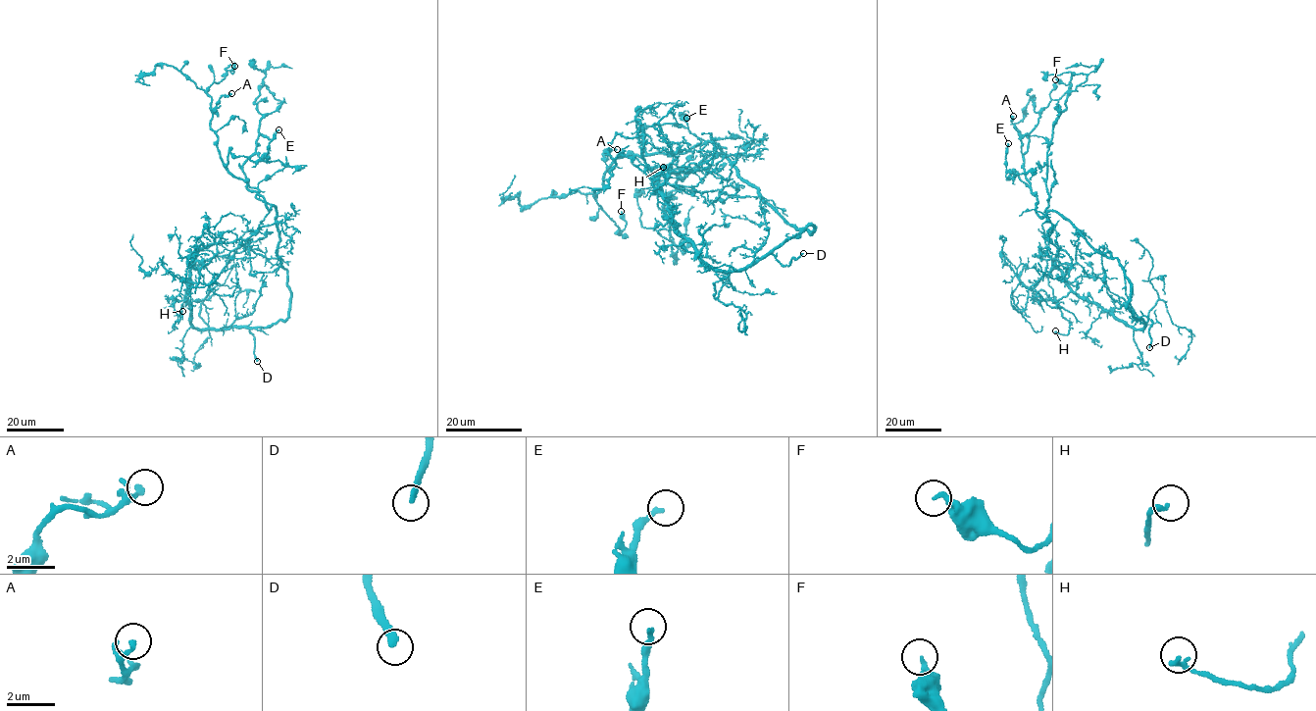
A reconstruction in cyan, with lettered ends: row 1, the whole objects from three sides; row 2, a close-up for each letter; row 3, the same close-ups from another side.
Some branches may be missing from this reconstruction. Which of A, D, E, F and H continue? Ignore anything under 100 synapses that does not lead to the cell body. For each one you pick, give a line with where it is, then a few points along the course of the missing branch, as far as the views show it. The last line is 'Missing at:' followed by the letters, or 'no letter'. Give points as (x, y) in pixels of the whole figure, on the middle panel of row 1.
D: place (803, 253); course (803, 253), (801, 235), (797, 231), (780, 230), (777, 233), (778, 236), (782, 232), (787, 205), (793, 201)
Missing at: D

